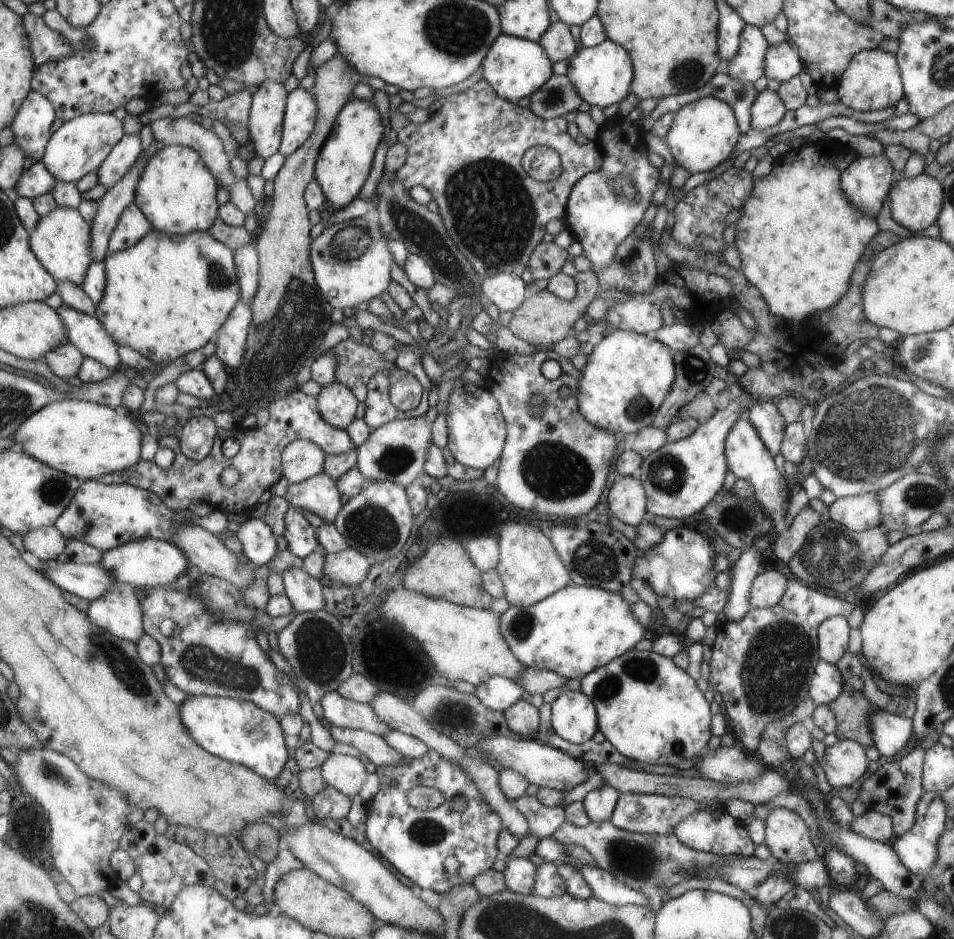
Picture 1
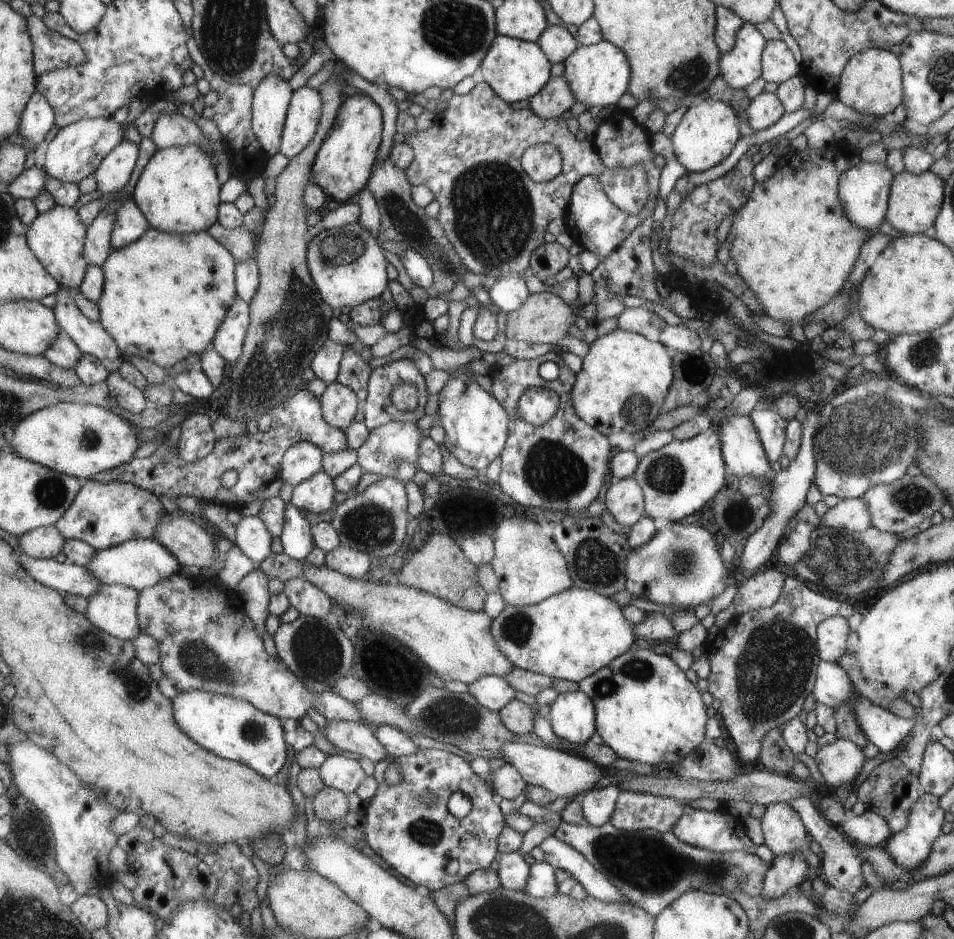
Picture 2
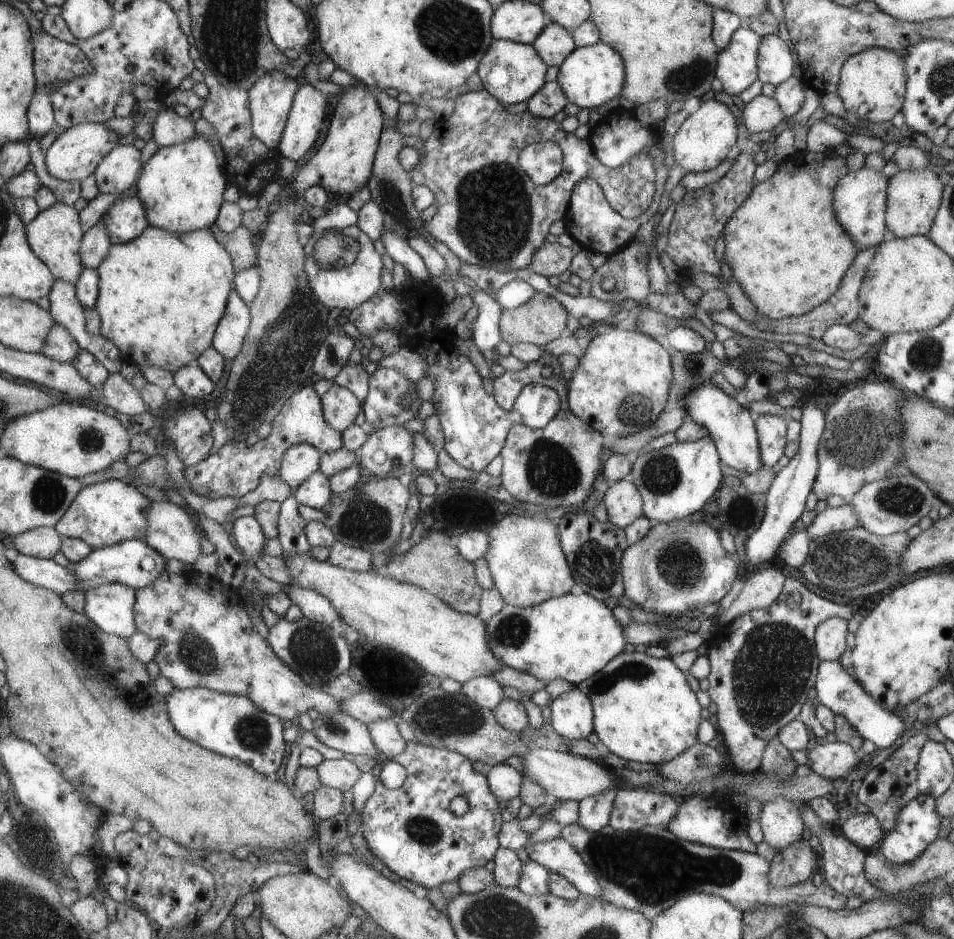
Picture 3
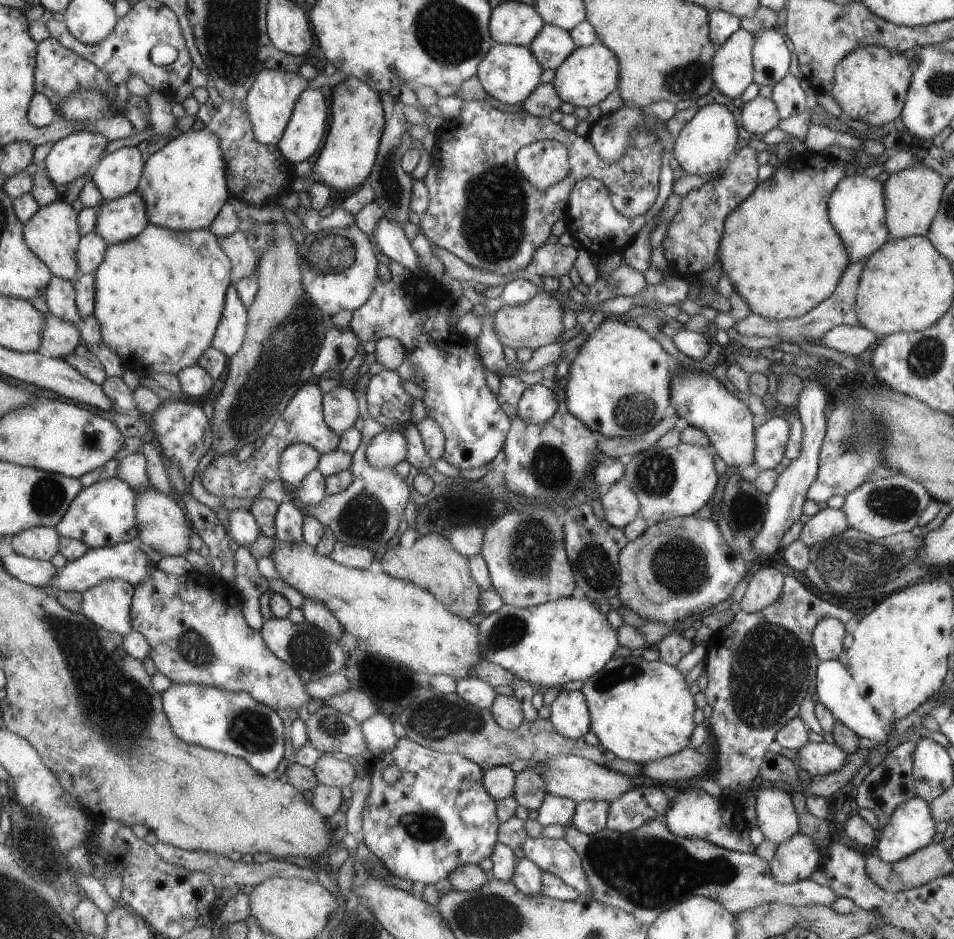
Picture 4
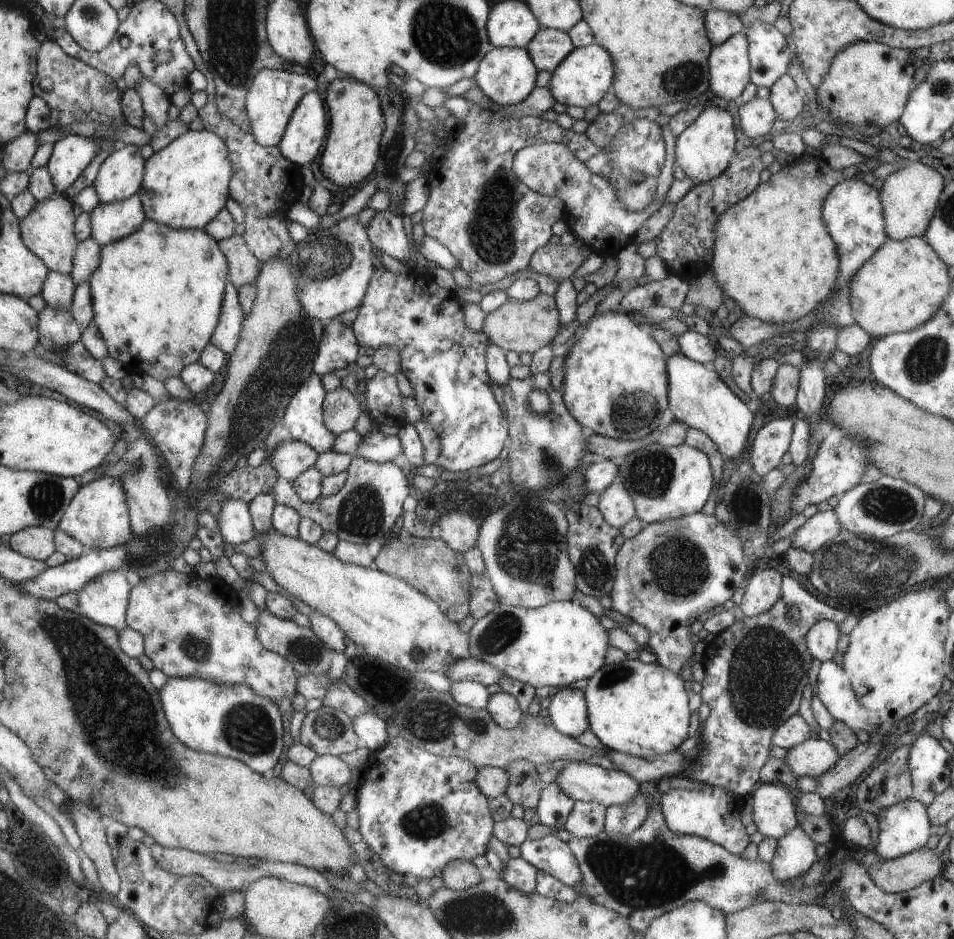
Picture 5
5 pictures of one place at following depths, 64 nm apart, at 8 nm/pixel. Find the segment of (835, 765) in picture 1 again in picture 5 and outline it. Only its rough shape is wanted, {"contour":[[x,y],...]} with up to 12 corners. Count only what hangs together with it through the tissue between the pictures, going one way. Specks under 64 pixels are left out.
{"contour":[[823,739],[790,748],[784,762],[809,784],[841,758]]}

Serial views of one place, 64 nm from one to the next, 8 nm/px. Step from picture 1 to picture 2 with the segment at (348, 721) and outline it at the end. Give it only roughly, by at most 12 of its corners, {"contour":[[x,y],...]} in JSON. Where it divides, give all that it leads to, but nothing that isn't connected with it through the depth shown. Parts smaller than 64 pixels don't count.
{"contour":[[179,572],[144,588],[141,632],[180,692],[242,698],[282,720],[311,706],[312,694],[268,654],[237,593]]}

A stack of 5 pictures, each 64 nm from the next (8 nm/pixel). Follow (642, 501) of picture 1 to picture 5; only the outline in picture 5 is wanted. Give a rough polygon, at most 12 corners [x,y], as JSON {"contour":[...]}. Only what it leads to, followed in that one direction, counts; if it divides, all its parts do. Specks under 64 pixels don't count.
{"contour":[[619,480],[604,489],[597,507],[617,529],[635,517],[632,496]]}

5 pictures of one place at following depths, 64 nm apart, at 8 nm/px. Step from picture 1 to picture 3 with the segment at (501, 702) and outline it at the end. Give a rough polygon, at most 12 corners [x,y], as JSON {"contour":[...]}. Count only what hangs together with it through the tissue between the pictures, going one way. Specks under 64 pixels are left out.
{"contour":[[488,675],[460,685],[460,693],[486,710],[506,696]]}

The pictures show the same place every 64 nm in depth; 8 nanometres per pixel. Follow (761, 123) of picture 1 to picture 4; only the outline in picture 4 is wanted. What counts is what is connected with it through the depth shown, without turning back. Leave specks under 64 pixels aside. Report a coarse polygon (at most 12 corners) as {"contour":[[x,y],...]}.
{"contour":[[757,95],[745,103],[742,126],[758,139],[778,127],[773,100]]}

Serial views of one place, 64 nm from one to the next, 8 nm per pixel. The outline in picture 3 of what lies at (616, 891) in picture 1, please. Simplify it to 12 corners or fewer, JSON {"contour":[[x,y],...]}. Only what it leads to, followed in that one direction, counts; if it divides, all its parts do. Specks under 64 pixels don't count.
{"contour":[[566,840],[527,843],[532,861],[564,876],[581,894],[604,892]]}

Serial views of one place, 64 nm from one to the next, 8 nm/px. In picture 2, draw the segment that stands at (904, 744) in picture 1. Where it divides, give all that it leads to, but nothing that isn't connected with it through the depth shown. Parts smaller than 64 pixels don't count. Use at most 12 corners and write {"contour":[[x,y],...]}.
{"contour":[[820,662],[813,694],[834,710],[850,702],[862,732],[892,752],[914,719],[894,715],[857,692],[837,662]]}

